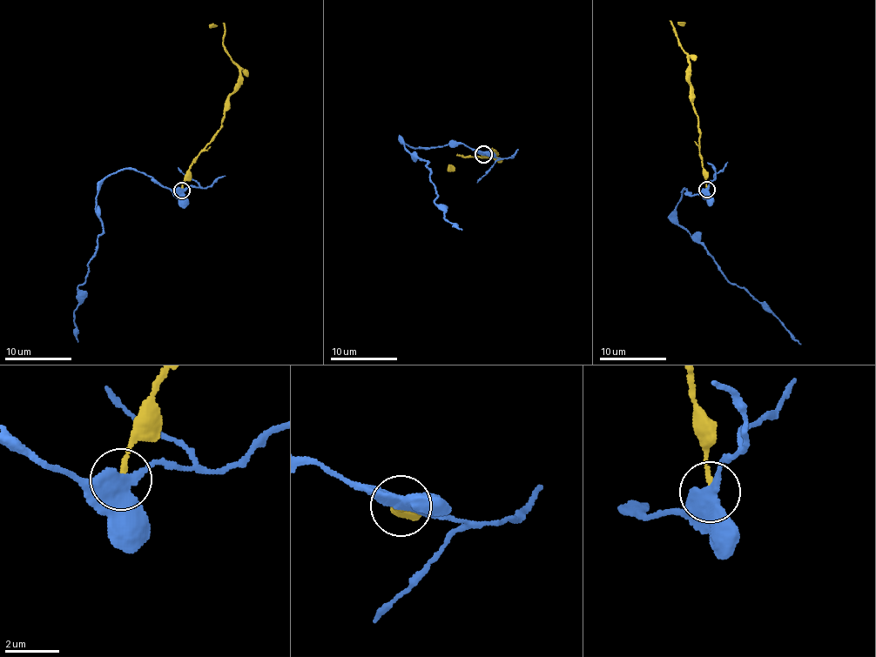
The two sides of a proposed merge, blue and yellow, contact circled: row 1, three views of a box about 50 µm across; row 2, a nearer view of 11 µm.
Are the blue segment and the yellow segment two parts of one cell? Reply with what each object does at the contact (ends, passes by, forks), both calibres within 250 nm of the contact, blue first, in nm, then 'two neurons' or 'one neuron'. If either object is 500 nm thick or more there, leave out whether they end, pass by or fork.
blue passes by; yellow ends there; 480 nm thick on the blue side, 160 nm on the other; two neurons

